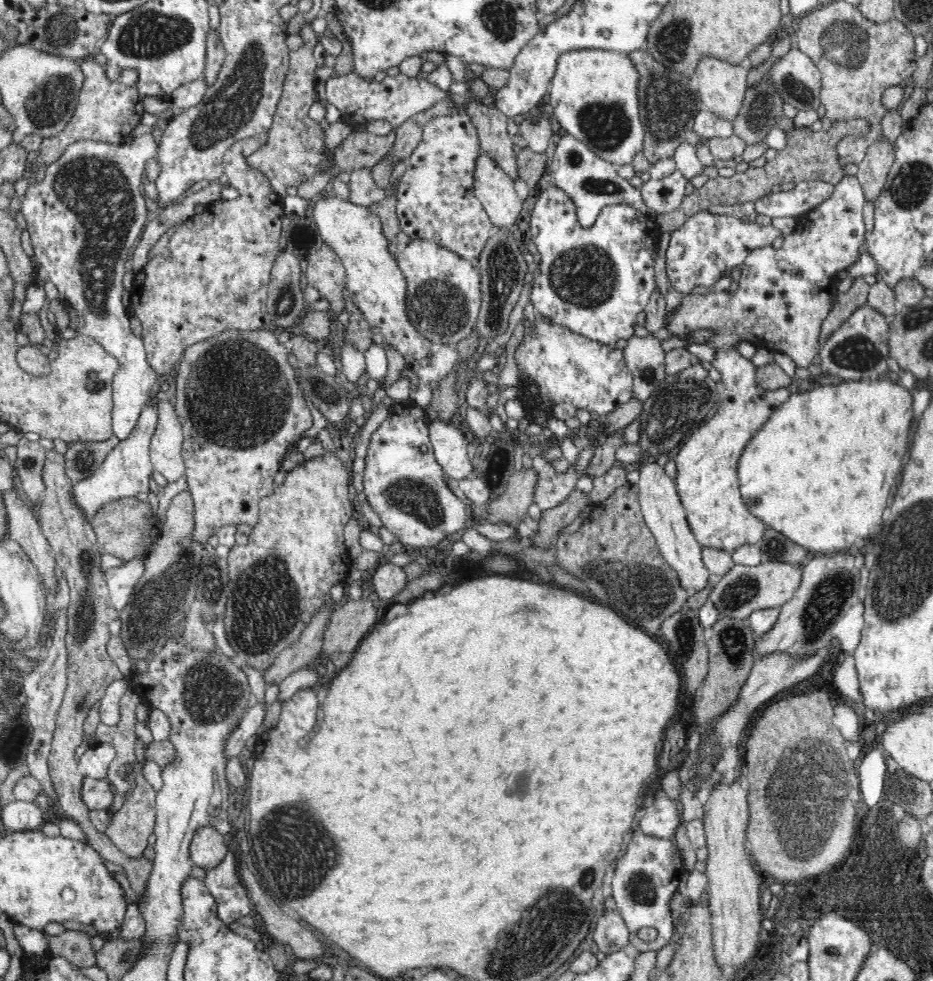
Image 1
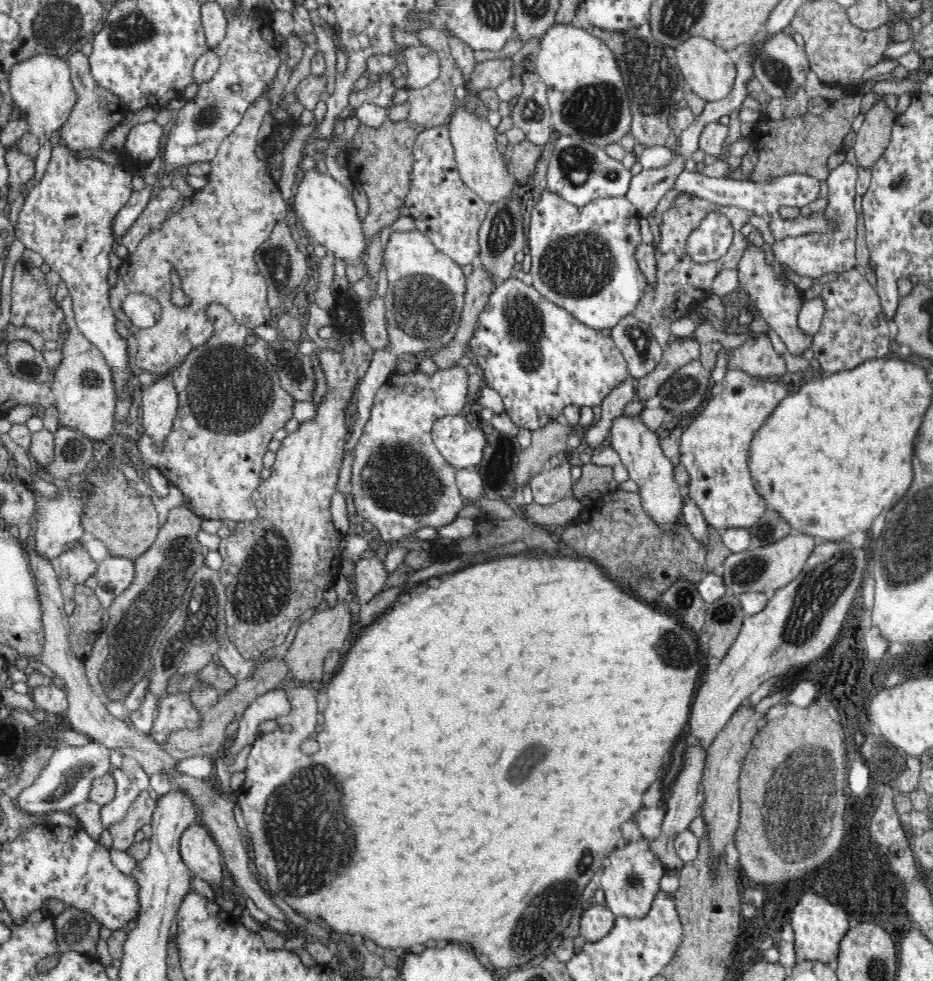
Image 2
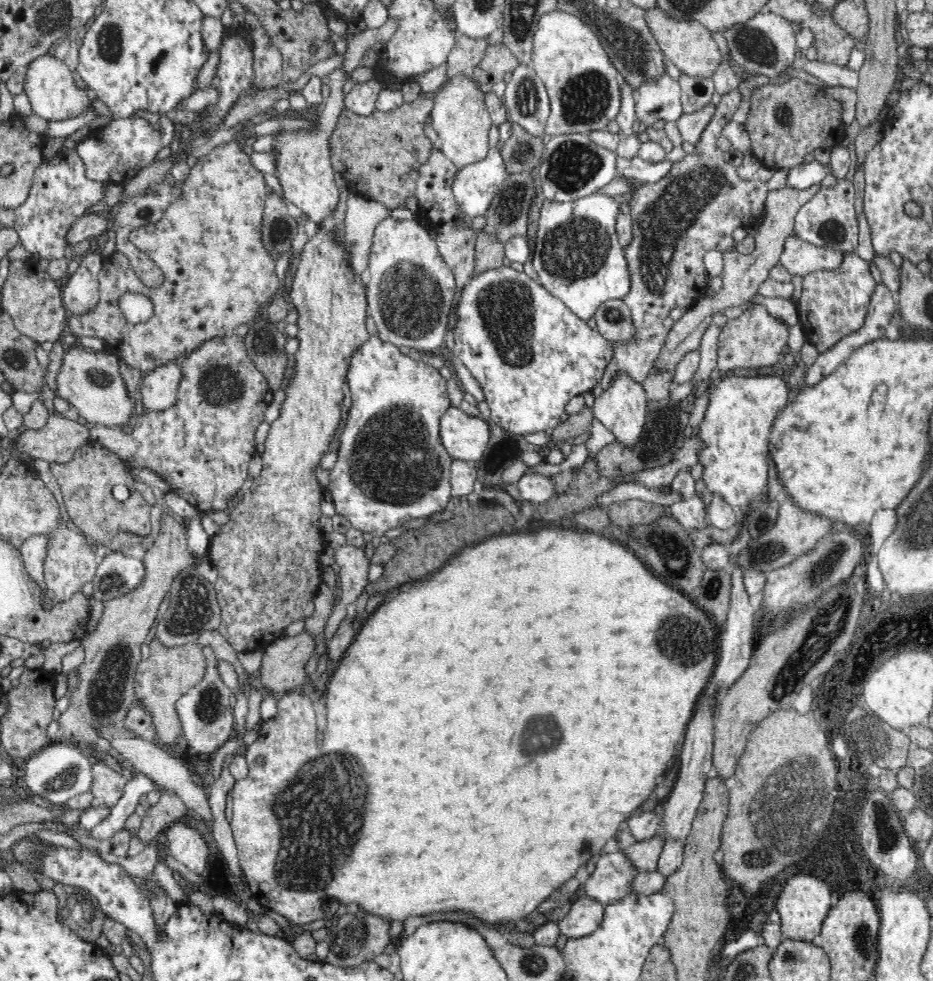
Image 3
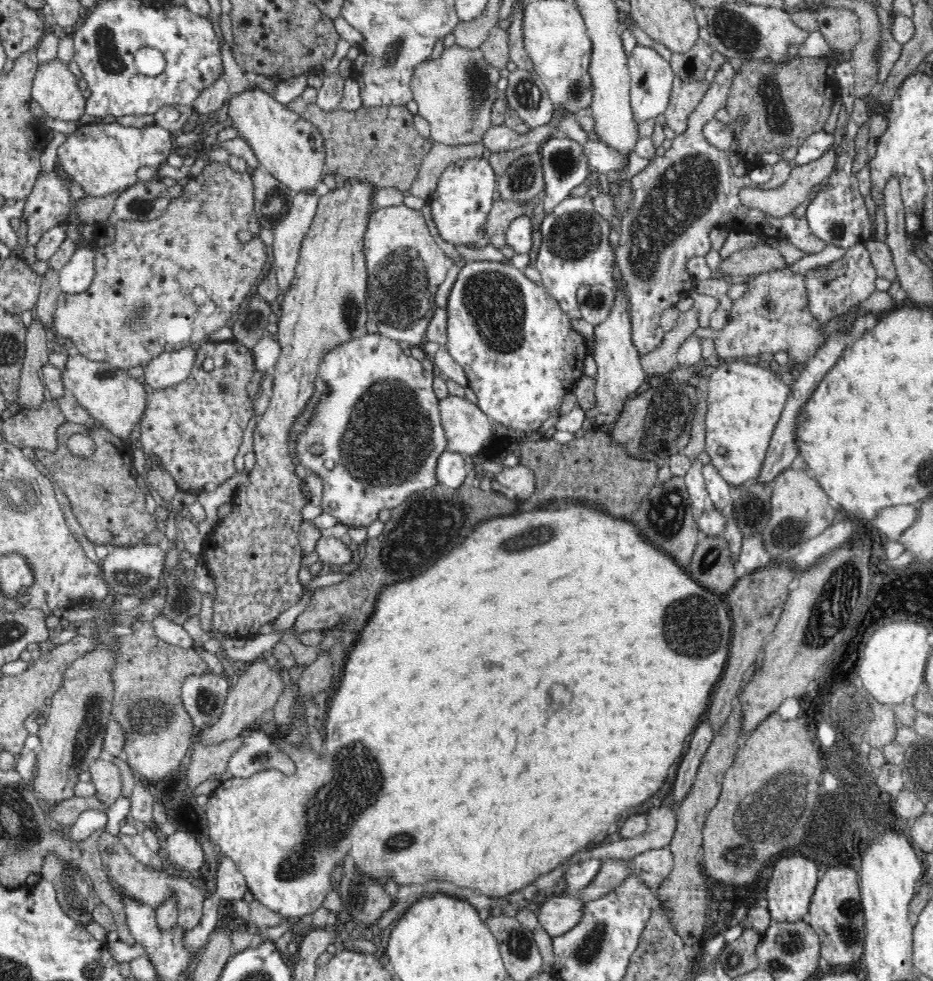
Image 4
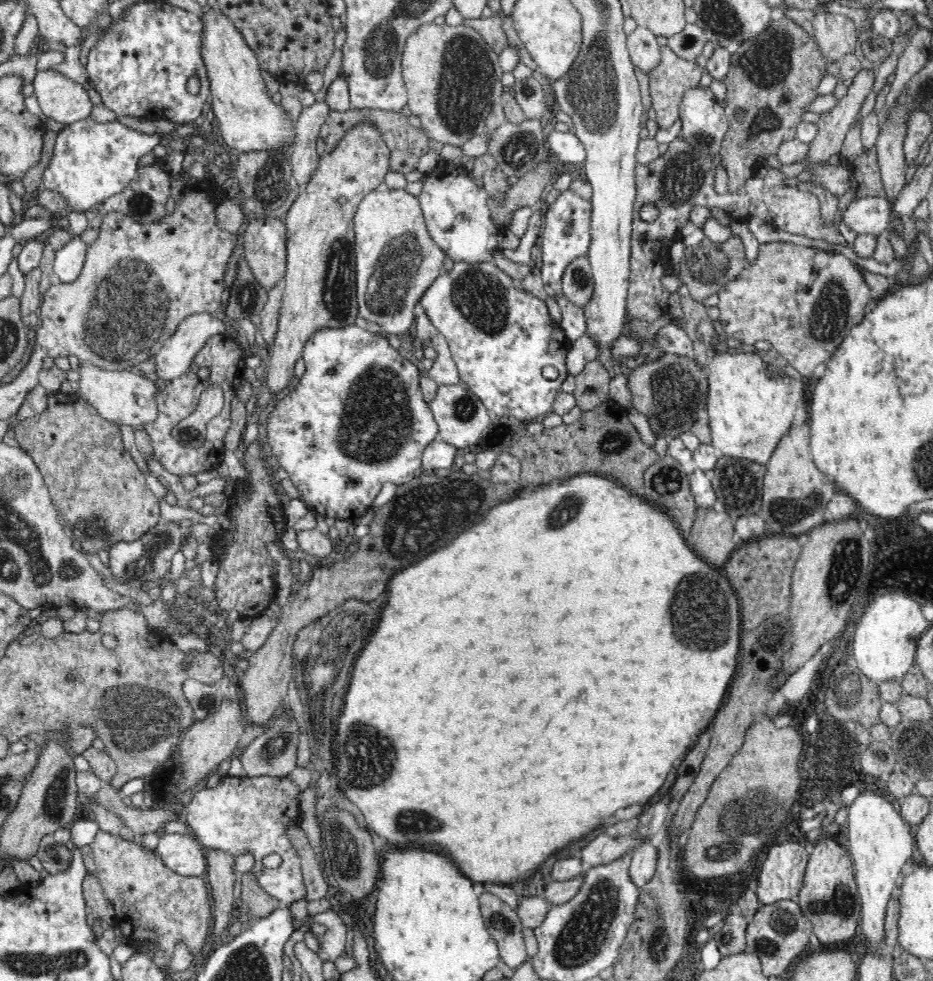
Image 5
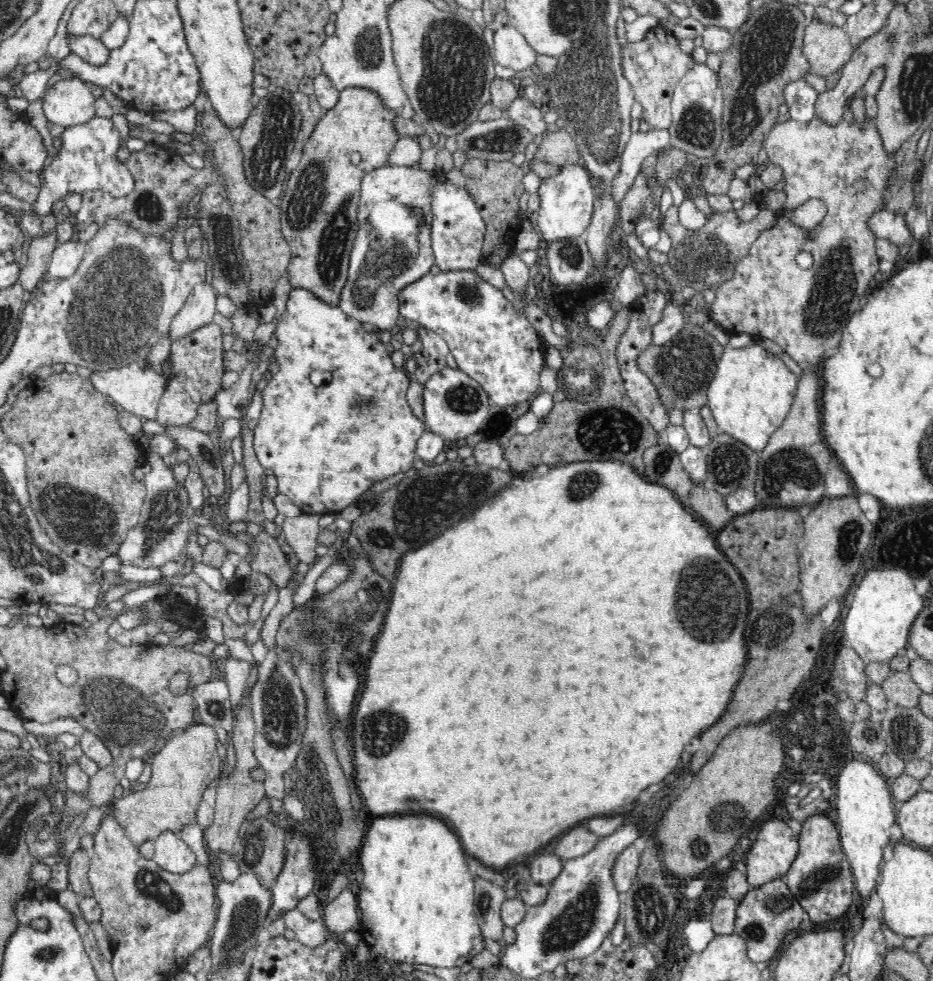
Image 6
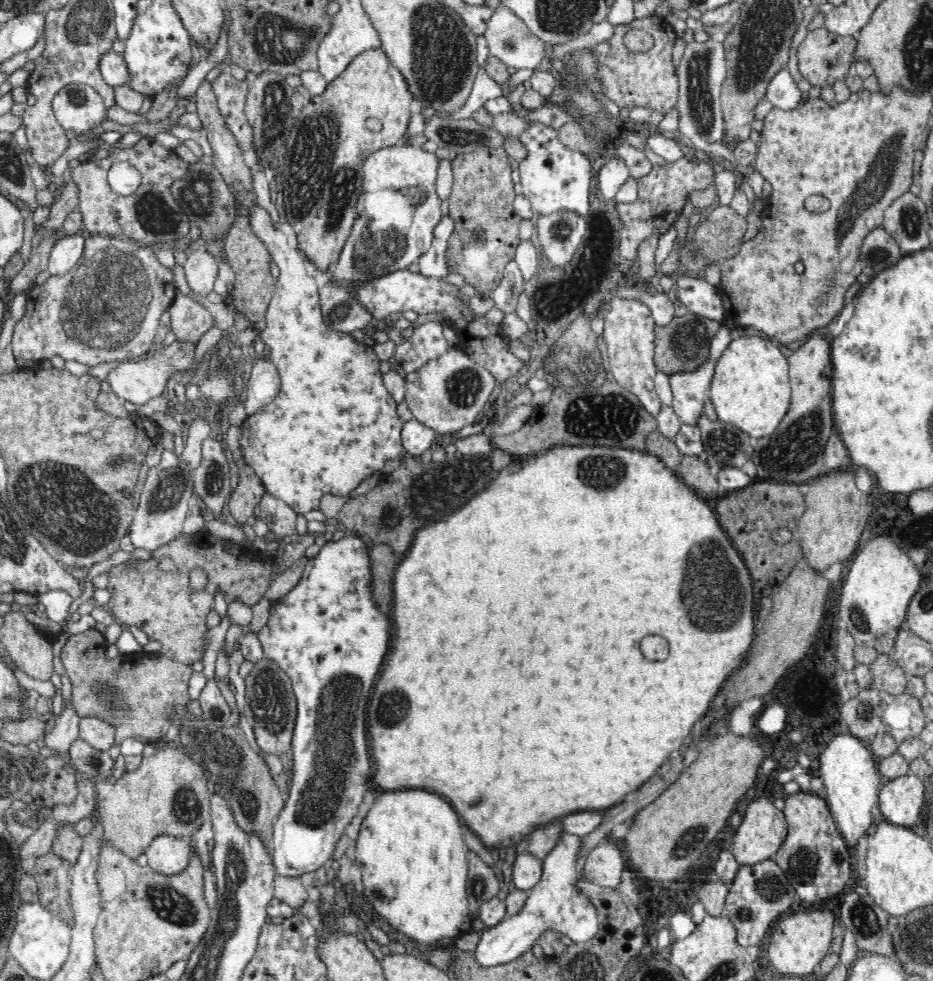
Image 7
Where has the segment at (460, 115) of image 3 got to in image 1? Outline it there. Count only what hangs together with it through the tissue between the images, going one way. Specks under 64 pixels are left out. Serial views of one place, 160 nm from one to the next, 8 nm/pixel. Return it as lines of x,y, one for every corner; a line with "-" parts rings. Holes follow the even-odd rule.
480,147
474,160
474,194
496,228
516,228
516,220
525,221
523,202
514,189
514,181
498,162

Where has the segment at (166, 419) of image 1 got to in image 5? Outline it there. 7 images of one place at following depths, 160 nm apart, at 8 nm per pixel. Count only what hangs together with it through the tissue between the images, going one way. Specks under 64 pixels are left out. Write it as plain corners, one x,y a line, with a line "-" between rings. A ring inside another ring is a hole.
209,312
186,316
176,328
175,334
164,340
155,355
154,377
170,382
189,370
192,359
212,336
225,334
222,320

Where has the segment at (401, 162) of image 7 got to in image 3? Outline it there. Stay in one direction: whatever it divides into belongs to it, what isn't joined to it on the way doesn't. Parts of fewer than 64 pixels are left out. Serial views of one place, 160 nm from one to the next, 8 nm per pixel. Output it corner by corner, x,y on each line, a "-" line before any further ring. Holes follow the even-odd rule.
389,216
384,218
378,226
374,228
374,238
371,239
370,258
368,258
368,284
367,284
367,313
371,316
377,326
378,336
382,341
391,343
393,346
414,348
418,351
434,351
445,347
444,337
447,334
448,316
450,314
450,302
454,291
454,273
445,263
441,251
438,250
435,239
428,233
428,229
422,222
416,223
414,219
396,220

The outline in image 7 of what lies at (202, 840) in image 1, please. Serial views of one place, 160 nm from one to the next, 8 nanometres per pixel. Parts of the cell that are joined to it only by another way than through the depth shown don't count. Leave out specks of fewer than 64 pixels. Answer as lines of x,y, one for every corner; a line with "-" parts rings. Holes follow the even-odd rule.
168,835
157,837
144,853
150,868
163,875
174,876
186,870
191,858
186,839

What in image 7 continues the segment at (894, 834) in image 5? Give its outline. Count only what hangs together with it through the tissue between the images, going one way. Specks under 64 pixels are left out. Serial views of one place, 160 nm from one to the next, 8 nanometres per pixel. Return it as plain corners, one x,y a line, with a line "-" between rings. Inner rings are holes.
838,734
820,754
818,774
824,780
824,799
844,843
856,848
858,840
871,832
871,824
881,816
875,798
883,776
876,768
876,757
864,742

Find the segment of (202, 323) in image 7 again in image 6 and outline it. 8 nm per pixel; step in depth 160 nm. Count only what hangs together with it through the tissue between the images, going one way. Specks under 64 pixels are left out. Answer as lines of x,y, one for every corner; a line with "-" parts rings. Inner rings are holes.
214,322
204,323
188,331
186,336
174,340
171,346
171,380
162,393
154,420
164,427
186,426
198,416
200,404
214,400
222,390
222,377
227,372
224,367
223,332

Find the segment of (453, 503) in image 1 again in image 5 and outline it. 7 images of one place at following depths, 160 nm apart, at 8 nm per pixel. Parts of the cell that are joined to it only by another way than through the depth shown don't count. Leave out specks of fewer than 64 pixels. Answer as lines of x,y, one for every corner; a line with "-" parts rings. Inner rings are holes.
362,322
314,329
312,334
308,336
307,342
304,343
302,358
304,358
304,364
306,364
306,374
300,378
300,384
294,390
284,394
282,400
276,400
276,404
270,412
268,424
266,424
268,434
264,438
268,438
266,444
270,446
272,454
282,464
282,468
286,472
290,472
290,480
302,492
303,504
306,505
306,508
312,510
312,512
318,512
318,515
326,518
355,520
370,509
372,502
376,500
376,495
380,493
384,484
392,483
398,487
406,483
406,478
414,478
414,472
421,466
422,454
424,454
426,444
430,444
432,440
438,438
438,425
435,423
429,404
424,400
424,395
419,386
422,369
419,364
411,360
411,357
402,358
399,352
392,348
386,335
372,334
364,328

